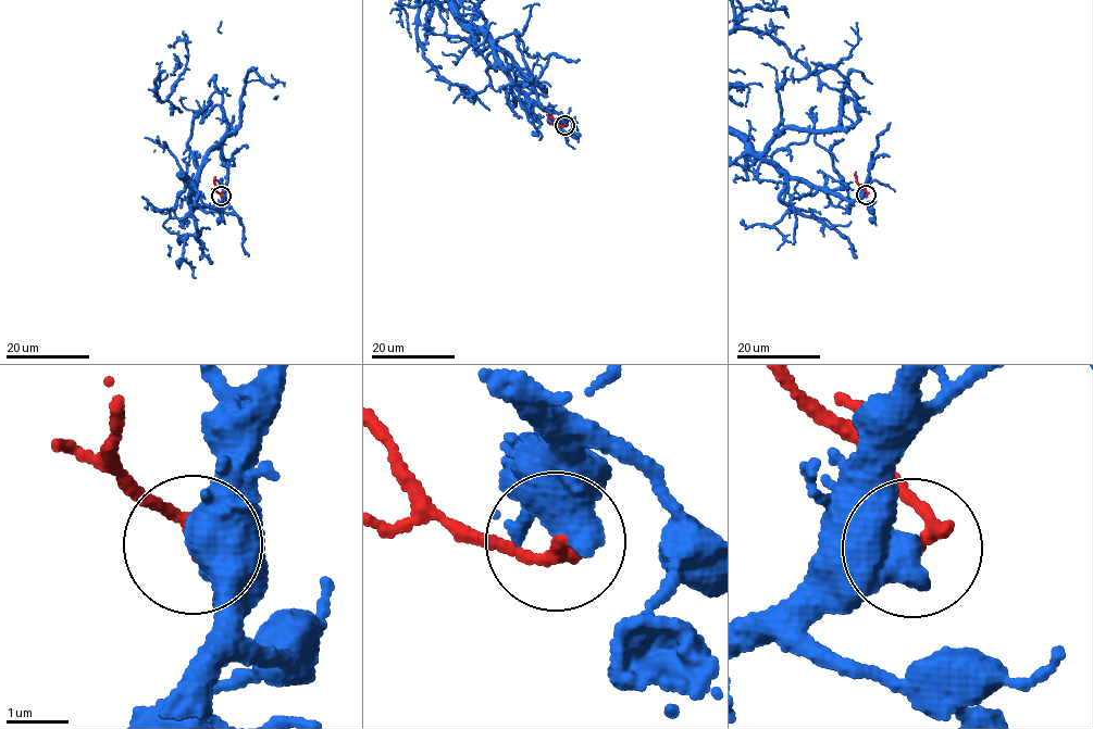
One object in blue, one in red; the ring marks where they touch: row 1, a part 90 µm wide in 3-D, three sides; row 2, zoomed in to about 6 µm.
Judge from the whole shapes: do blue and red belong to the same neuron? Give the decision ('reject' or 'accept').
reject

